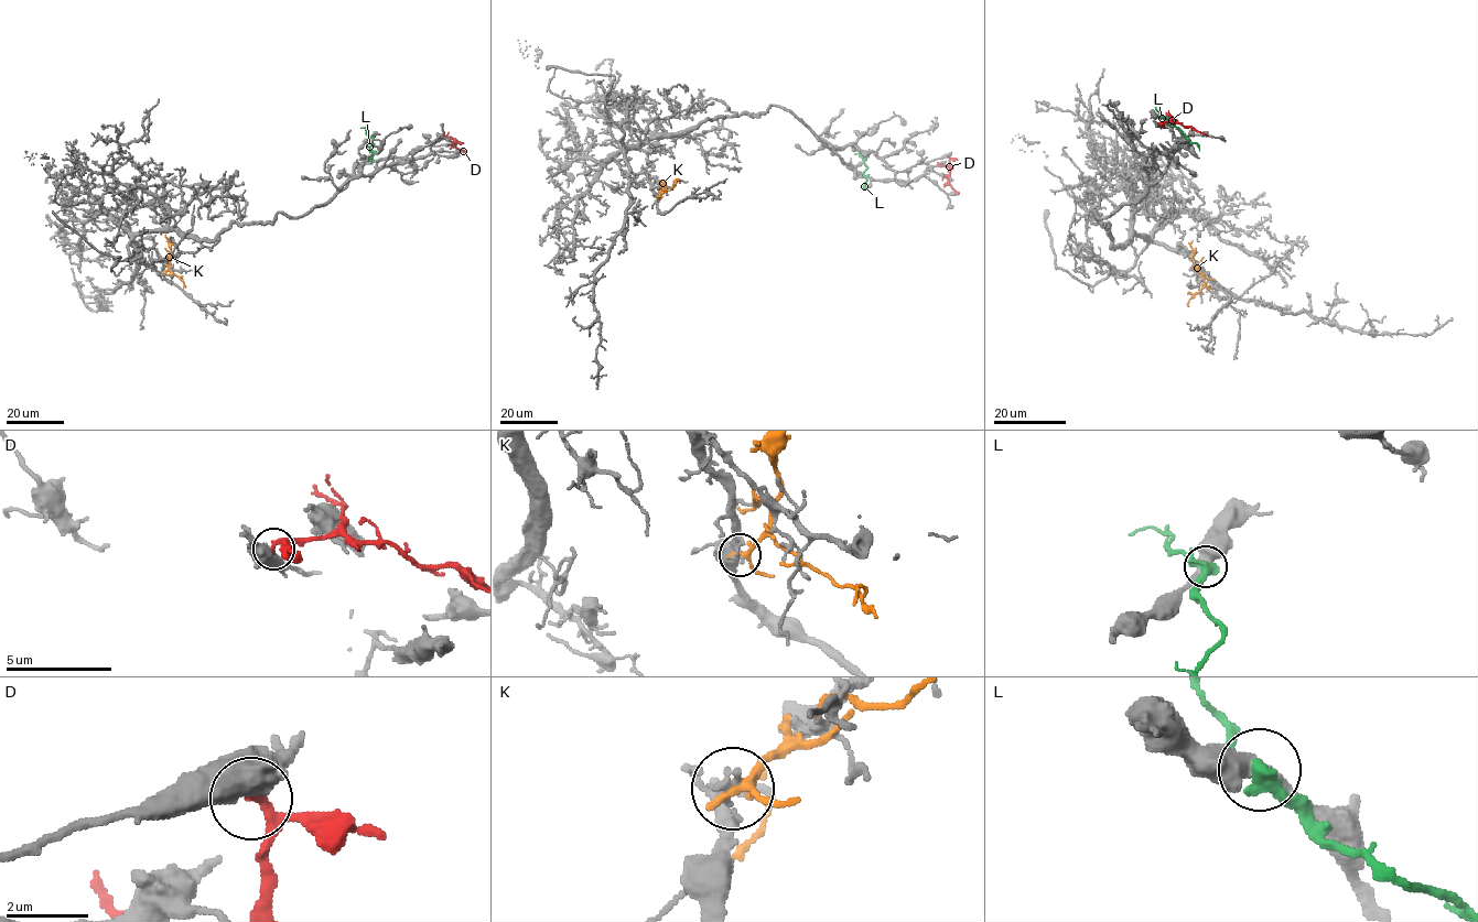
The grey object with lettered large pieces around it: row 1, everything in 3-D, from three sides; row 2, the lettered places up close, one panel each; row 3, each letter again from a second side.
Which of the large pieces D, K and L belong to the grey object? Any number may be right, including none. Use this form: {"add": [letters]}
{"add": []}

